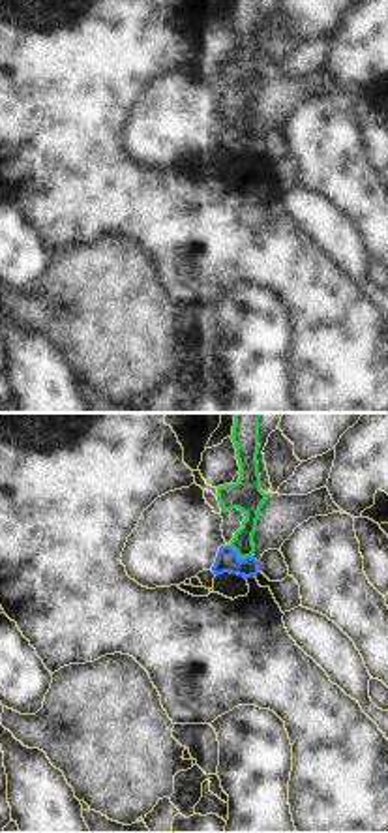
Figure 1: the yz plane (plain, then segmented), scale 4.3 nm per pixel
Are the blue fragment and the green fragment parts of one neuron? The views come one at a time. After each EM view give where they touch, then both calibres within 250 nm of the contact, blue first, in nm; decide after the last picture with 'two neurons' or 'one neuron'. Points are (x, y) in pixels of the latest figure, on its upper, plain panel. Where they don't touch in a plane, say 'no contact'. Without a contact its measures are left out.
contact (237, 137); calibres 100 and 110 nm

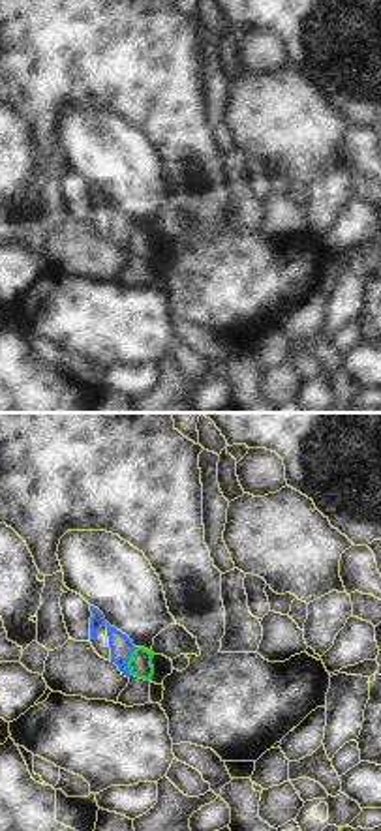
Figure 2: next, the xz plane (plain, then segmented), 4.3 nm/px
contact (128, 239); calibres 100 and 100 nm

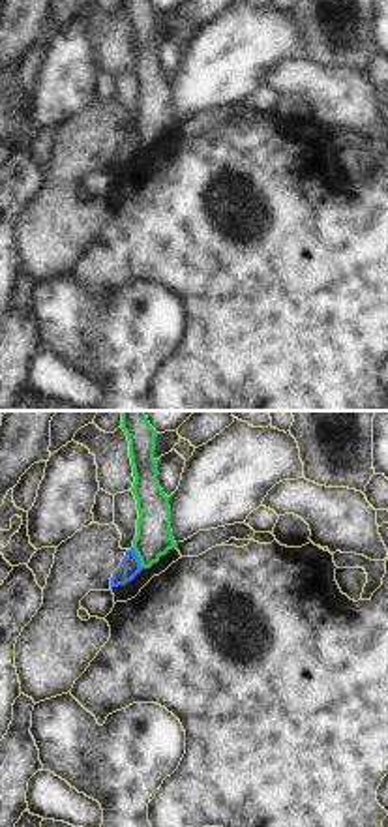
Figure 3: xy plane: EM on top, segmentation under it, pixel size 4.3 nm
contact (137, 137); calibres 90 and 160 nm

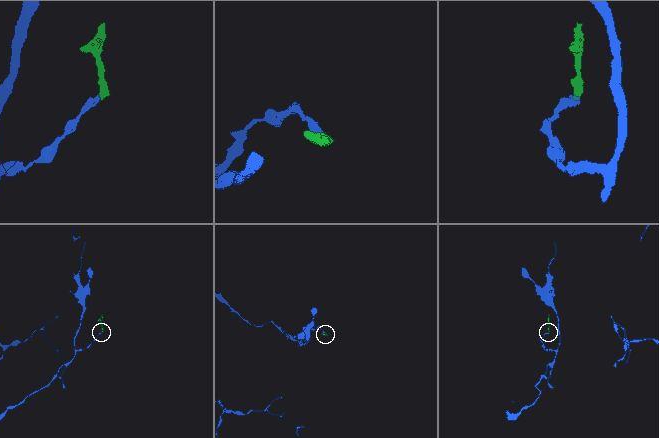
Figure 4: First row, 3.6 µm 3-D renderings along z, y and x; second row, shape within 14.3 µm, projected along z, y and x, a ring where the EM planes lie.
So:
two neurons

